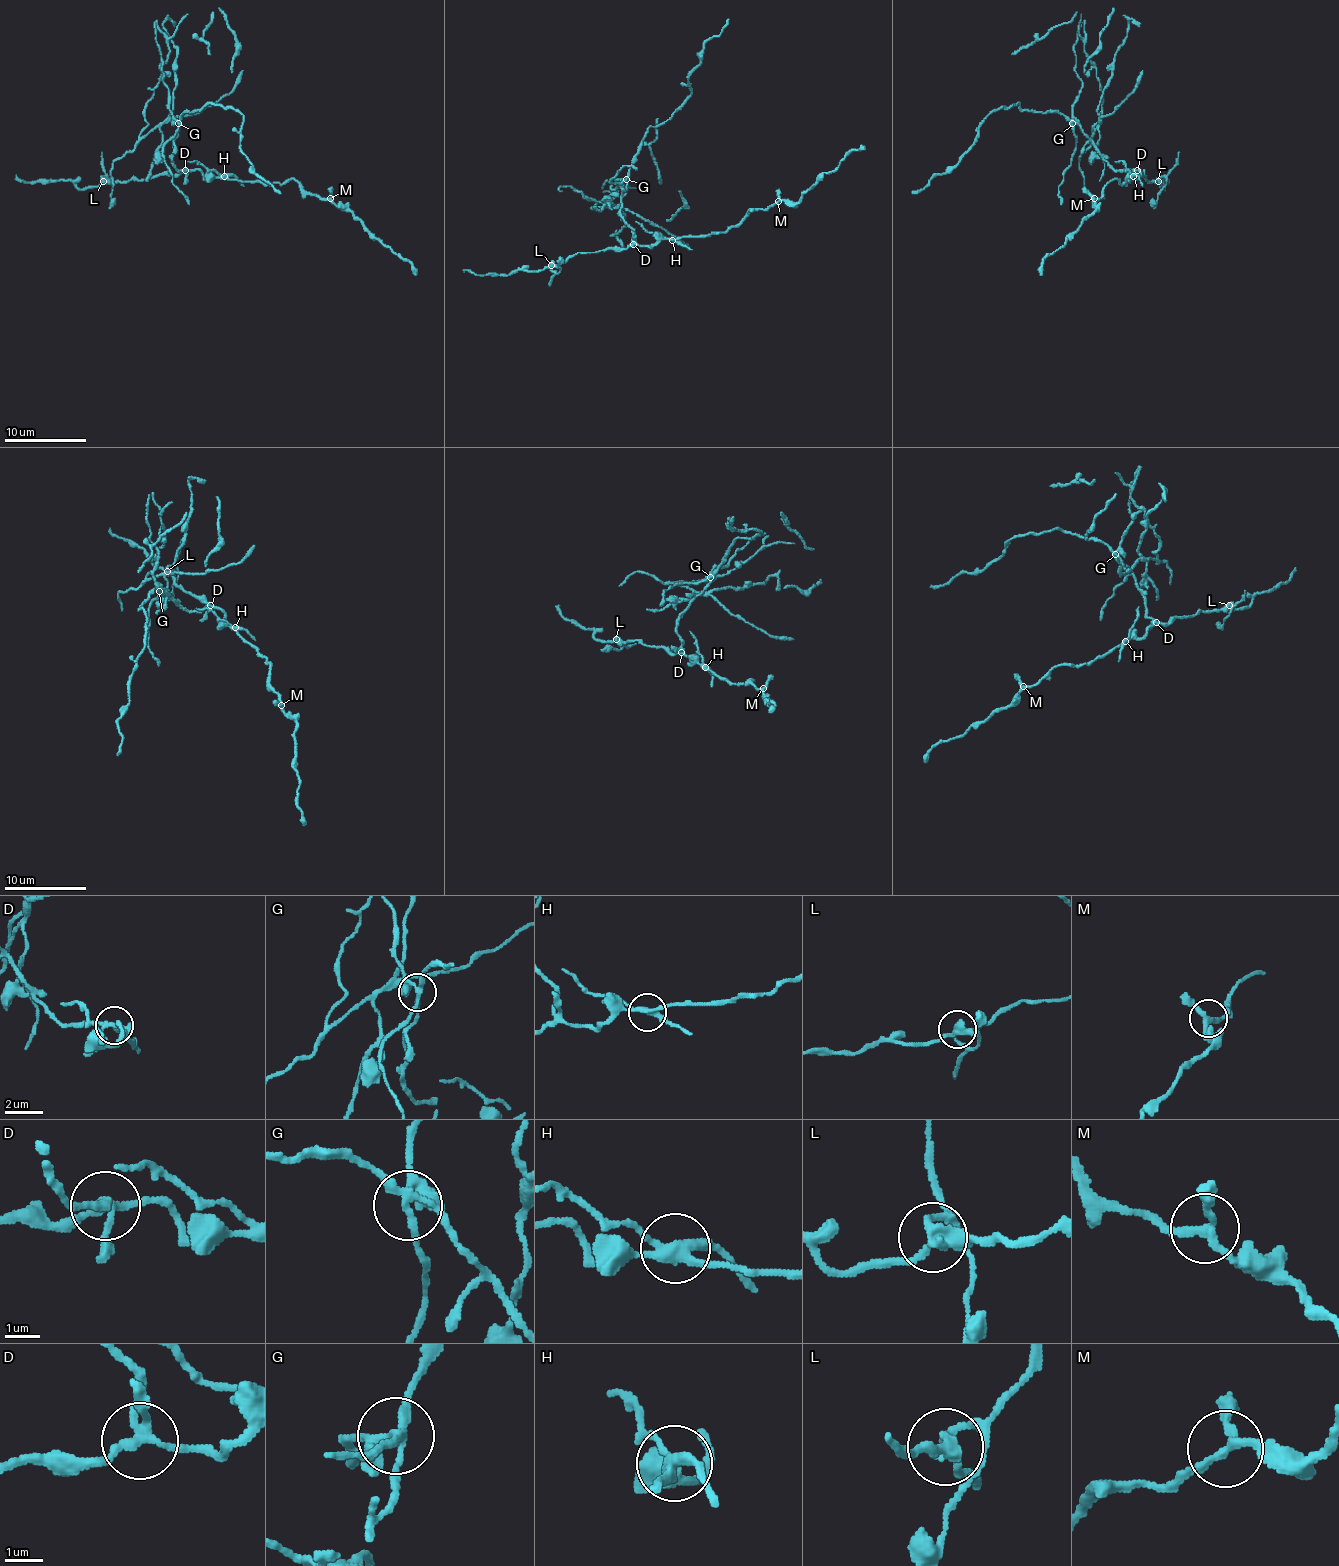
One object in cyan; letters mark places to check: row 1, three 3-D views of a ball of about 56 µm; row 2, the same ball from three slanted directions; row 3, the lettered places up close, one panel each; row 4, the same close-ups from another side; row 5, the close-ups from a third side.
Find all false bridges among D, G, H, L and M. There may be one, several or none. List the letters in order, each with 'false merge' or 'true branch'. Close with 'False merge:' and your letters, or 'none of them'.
D: true branch
G: false merge
H: false merge
L: false merge
M: true branch
False merge: G, H, L

